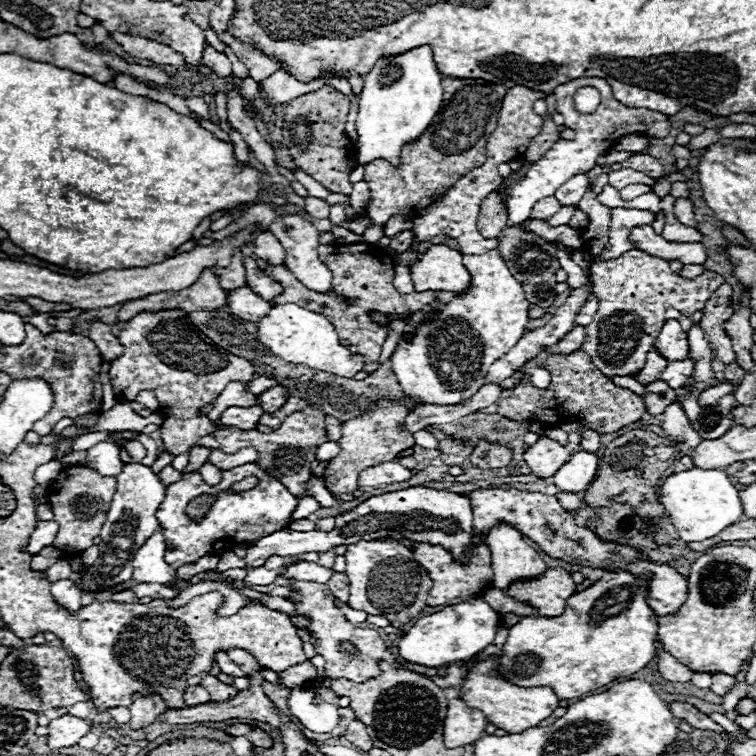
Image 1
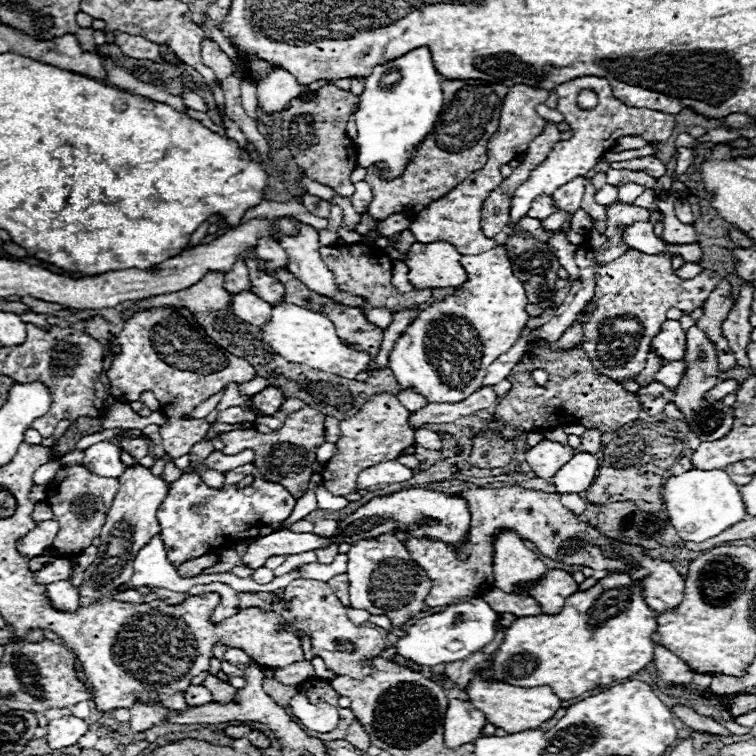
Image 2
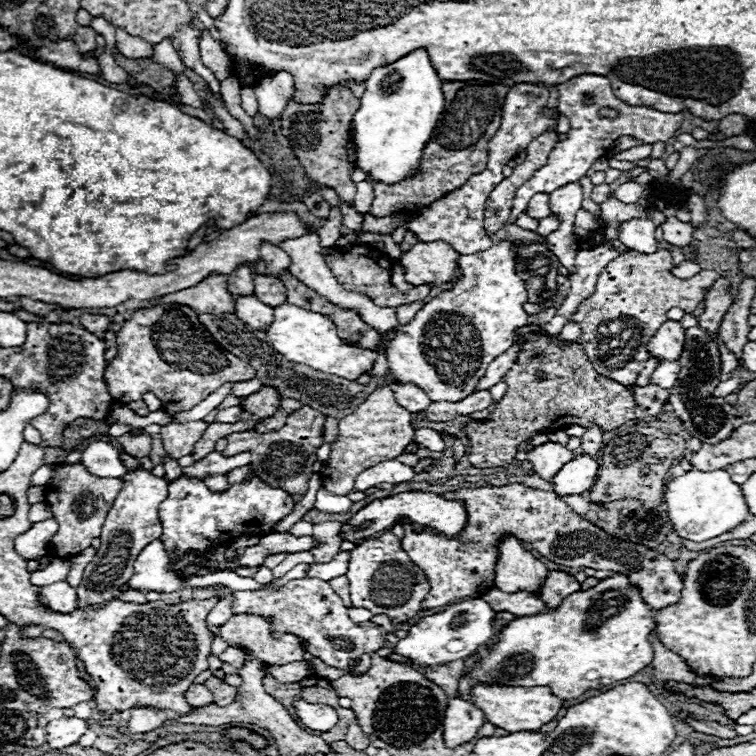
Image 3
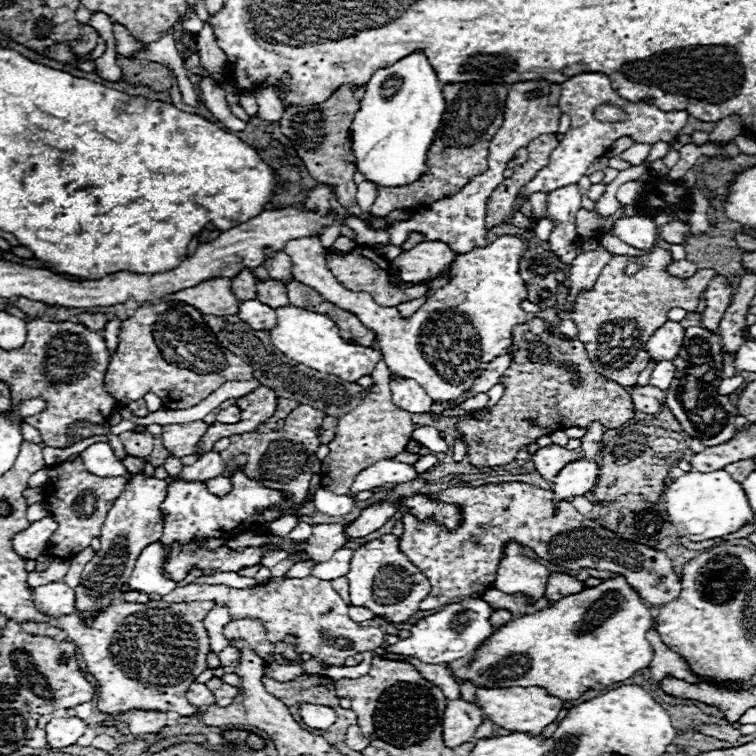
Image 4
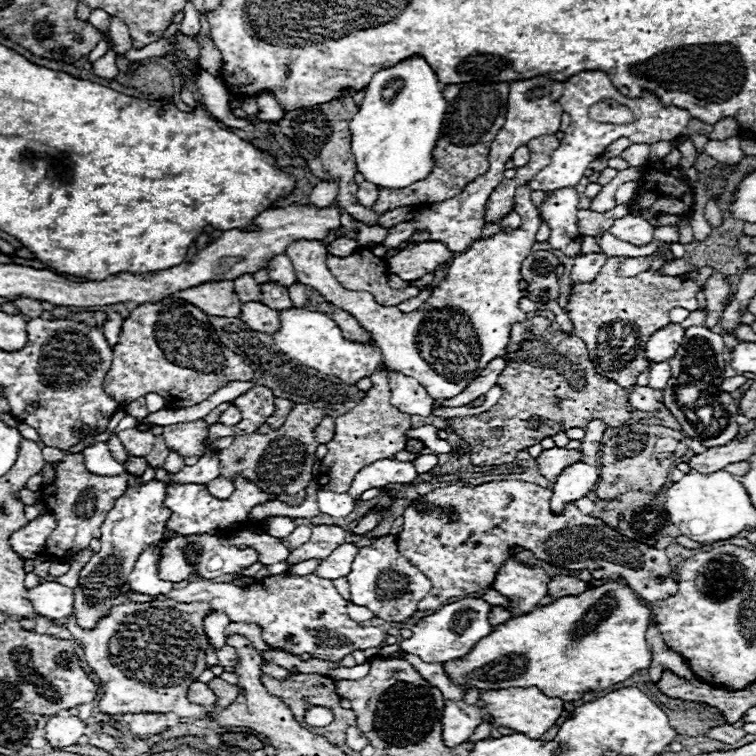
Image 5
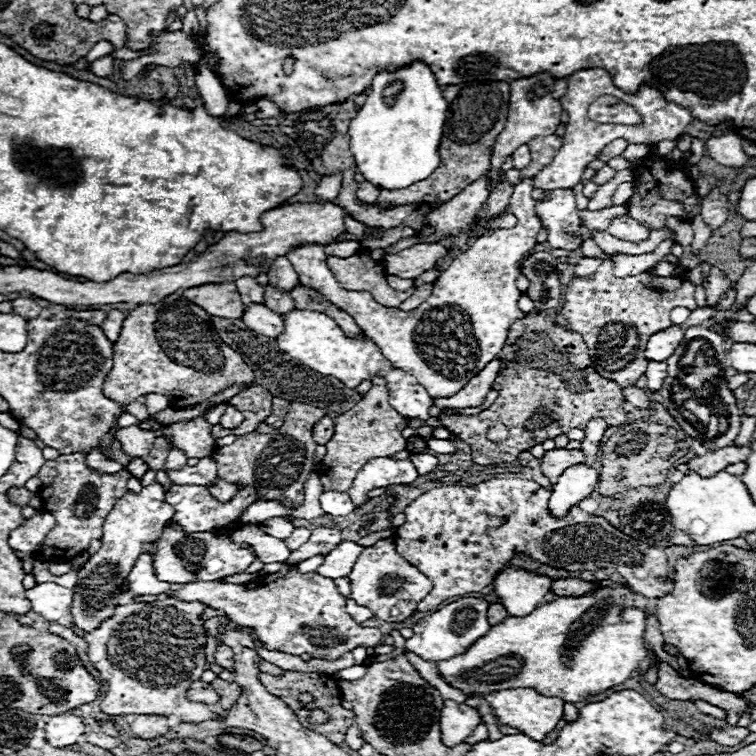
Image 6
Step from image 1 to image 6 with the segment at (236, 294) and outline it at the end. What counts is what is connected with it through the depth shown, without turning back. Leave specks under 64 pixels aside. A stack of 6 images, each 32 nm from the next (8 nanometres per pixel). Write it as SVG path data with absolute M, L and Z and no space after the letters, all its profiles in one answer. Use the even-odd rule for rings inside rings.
M264 304L246 306L242 320L244 320L244 324L250 330L254 330L254 332L258 332L262 336L268 336L268 338L280 336L284 332L284 320L282 320L282 316L278 316L276 312L272 312Z

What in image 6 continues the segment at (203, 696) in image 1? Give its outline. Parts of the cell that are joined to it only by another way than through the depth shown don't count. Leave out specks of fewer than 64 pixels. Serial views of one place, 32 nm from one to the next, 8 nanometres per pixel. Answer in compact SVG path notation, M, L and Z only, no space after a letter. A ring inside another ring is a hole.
M196 680L196 682L188 688L186 698L192 700L192 702L204 702L204 704L208 704L208 706L218 704L218 700L220 700L220 696L218 696L216 690L212 688L212 684L202 682L202 680Z

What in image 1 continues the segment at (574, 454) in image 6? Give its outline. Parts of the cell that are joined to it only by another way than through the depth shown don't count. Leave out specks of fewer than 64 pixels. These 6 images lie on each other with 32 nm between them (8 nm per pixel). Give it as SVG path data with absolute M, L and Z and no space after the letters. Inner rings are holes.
M542 434L540 440L534 446L530 446L522 456L538 478L552 478L556 470L570 460L570 454L572 454L570 448L560 446L558 442Z

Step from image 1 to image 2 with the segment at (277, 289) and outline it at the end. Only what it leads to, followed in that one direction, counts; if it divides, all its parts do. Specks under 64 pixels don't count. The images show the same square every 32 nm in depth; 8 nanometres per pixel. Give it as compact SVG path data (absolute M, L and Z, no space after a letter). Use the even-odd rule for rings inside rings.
M246 260L246 266L250 270L252 292L256 292L256 296L260 296L260 300L264 300L268 304L280 304L280 300L284 296L284 286L274 276L260 272L256 266L256 260Z

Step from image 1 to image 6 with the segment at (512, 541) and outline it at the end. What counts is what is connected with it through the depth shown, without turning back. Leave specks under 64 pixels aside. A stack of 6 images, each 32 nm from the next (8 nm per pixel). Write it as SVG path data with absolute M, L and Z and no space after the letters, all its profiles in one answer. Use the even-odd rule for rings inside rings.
M504 568L494 580L494 594L510 616L528 616L550 590L550 578L524 570Z

